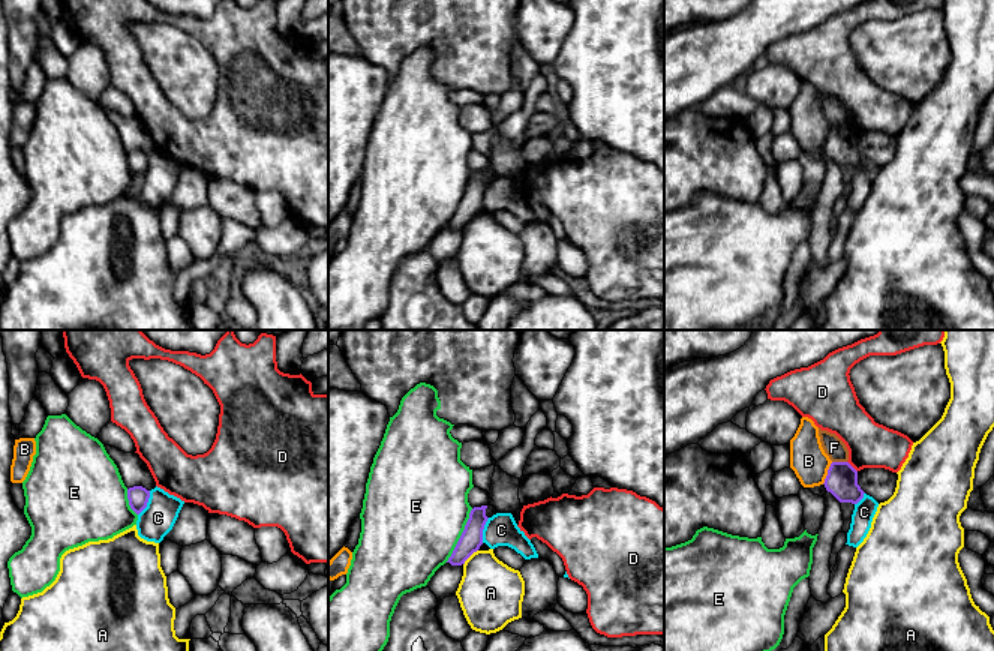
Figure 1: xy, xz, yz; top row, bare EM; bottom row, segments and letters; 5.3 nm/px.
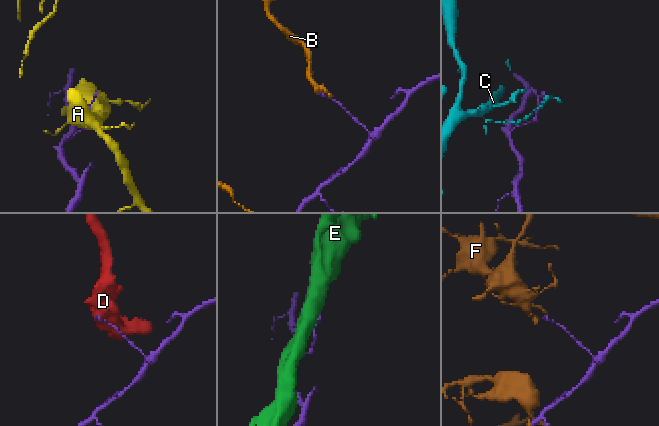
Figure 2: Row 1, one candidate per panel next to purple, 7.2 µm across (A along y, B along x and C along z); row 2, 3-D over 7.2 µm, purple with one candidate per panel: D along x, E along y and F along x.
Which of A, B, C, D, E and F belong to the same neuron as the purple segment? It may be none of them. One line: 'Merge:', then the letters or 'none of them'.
Merge: none of them

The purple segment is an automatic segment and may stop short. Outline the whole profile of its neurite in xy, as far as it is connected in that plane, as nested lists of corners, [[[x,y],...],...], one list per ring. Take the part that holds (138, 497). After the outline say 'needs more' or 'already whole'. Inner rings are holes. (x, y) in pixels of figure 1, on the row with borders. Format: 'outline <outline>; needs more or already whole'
outline [[[133,486],[127,489],[129,506],[136,514],[139,514],[147,507],[148,498],[150,490],[142,486]]]; already whole

